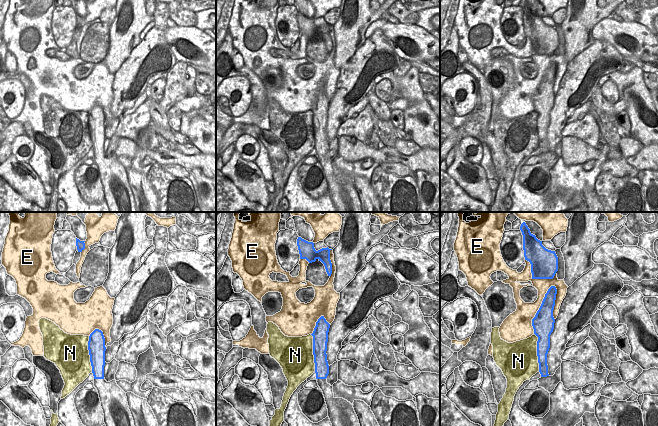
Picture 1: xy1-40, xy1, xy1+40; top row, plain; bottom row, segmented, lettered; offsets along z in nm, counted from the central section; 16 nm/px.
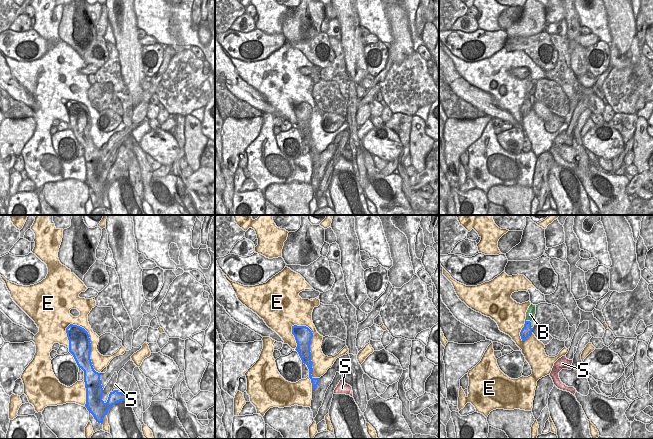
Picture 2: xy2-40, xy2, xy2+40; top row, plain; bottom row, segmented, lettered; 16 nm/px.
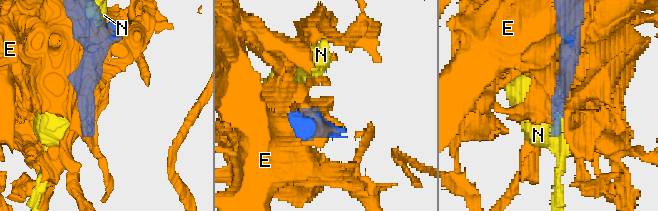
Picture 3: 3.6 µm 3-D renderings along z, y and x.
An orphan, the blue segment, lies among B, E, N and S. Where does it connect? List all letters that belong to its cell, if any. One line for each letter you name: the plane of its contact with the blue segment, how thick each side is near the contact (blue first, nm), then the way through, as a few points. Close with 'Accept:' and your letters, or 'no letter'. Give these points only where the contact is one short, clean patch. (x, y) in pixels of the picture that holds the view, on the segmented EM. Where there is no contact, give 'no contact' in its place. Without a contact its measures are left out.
B: contact in xy2+40; calibres 170 and 160 nm; way xy2+40 (526, 331), (530, 323), (530, 314)
Accept: B

